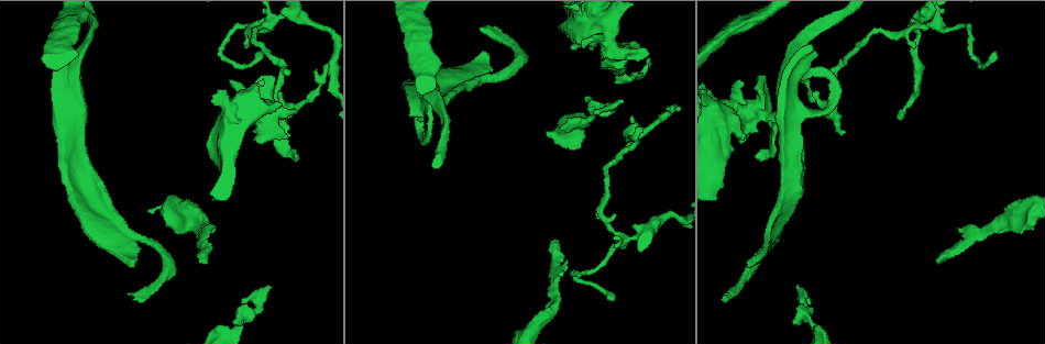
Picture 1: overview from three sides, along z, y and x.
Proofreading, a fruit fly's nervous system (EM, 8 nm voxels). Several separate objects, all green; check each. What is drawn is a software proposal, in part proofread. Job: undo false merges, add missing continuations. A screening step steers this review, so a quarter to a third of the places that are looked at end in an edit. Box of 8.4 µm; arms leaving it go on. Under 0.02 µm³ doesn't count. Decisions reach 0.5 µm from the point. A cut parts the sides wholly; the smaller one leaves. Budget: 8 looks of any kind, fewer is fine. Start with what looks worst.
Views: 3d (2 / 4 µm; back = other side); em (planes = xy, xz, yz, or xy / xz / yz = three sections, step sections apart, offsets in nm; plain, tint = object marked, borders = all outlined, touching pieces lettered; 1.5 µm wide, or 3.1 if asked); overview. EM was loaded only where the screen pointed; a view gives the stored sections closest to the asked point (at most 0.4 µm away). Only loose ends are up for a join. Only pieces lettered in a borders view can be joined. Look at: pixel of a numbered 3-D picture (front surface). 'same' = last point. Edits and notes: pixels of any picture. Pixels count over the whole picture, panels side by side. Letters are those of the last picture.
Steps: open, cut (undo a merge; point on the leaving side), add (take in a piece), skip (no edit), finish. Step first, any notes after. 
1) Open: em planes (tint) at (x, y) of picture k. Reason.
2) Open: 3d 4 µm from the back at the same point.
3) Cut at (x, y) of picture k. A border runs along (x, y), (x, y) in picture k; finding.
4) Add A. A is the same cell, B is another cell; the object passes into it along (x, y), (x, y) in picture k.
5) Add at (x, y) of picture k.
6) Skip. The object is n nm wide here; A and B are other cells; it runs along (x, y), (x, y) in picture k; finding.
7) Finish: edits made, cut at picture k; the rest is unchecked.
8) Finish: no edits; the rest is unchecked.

Open: 3d 4 µm at (813, 323) of picture 1. Thick turns thin.

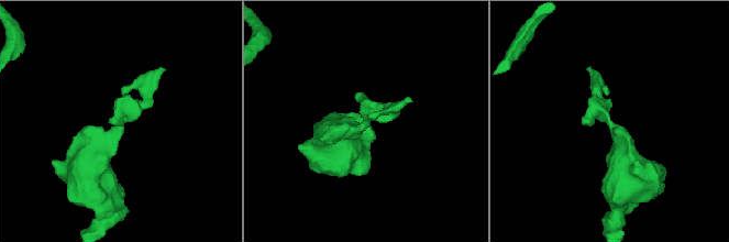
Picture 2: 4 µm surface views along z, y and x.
Open: em yz step 8 (tint) at (608, 122) of picture 2. Now the EM.

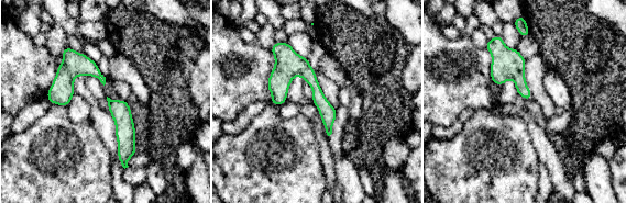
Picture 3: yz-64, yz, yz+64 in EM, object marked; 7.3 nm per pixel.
Open: em planes (borders) at the same point. Another direction.

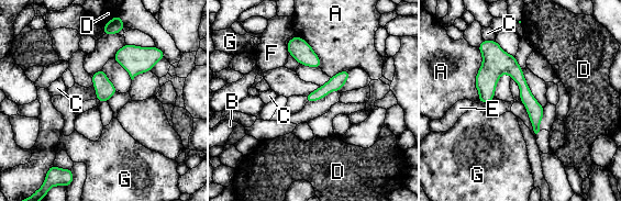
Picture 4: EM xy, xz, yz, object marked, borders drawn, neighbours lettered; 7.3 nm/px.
Skip. A, B, C, D, E, F and G are other cells; a border runs along (477, 47), (478, 100) in picture 4; continuous, no second neuron.

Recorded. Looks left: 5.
Open: 3d 2 µm from the back at (201, 221) of picture 1. Sudden change in width.

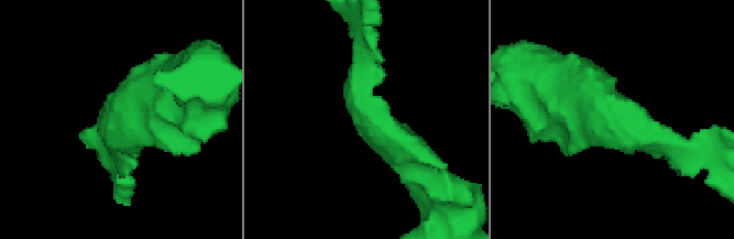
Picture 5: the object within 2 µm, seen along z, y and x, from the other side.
Open: em planes (borders) at (122, 112) of picture 5.

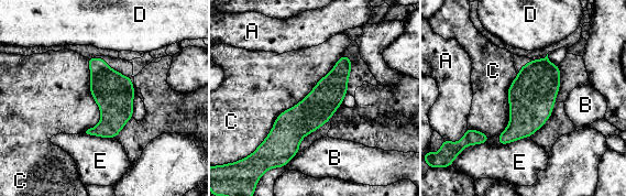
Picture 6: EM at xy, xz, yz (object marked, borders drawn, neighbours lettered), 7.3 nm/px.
Skip. The object is 240 nm wide here; A, B, C, D and E are other cells; it runs along (344, 58), (337, 80), (275, 140) in picture 6; continuous, no second neuron.

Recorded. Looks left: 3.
Open: 3d 4 µm at (272, 77) of picture 1. An open end.

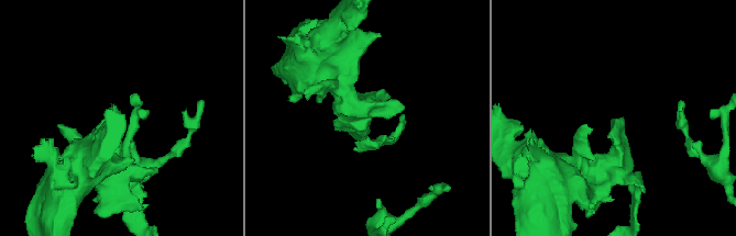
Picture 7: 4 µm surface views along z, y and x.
Open: em planes (borders) at (612, 120) of picture 7. Now the EM.

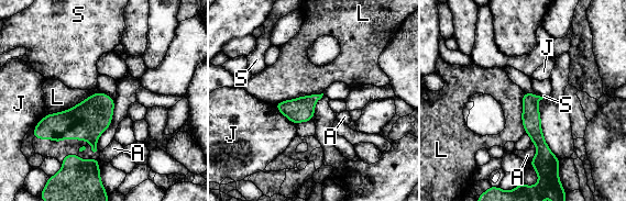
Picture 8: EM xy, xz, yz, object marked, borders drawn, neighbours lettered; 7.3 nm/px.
Skip. The longest contact is with L, 440 nm; A, J, L and S are other cells; a border runs along (99, 91), (73, 107), (45, 115) in picture 8; no lettered piece goes on from it.

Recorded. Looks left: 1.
Finish: no edits; the rest is unchecked.

